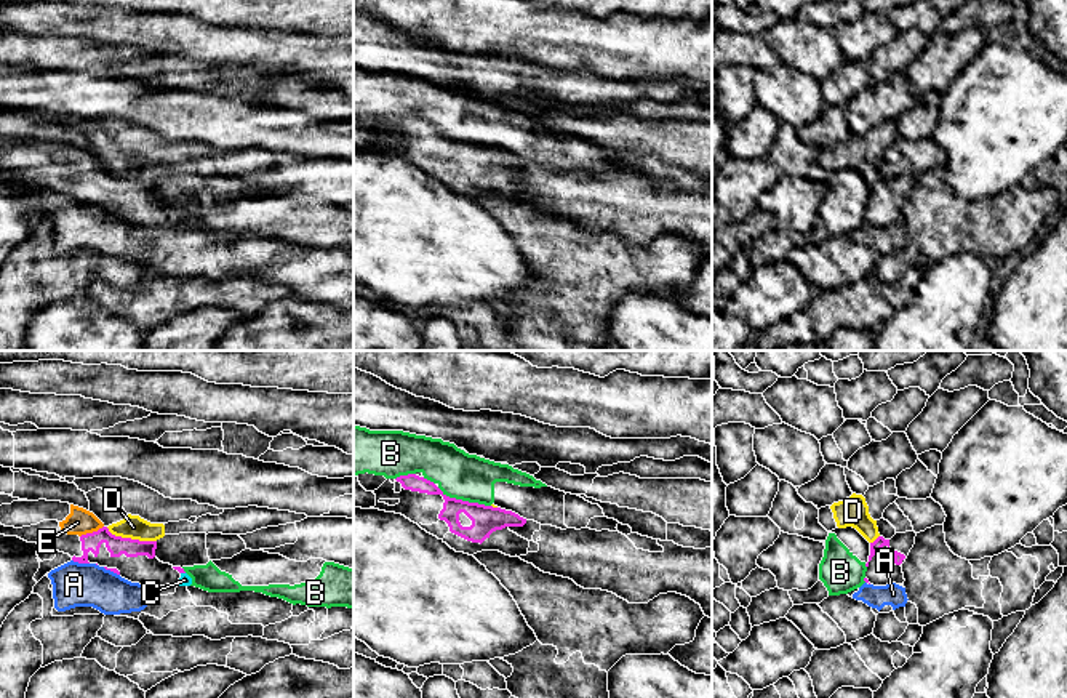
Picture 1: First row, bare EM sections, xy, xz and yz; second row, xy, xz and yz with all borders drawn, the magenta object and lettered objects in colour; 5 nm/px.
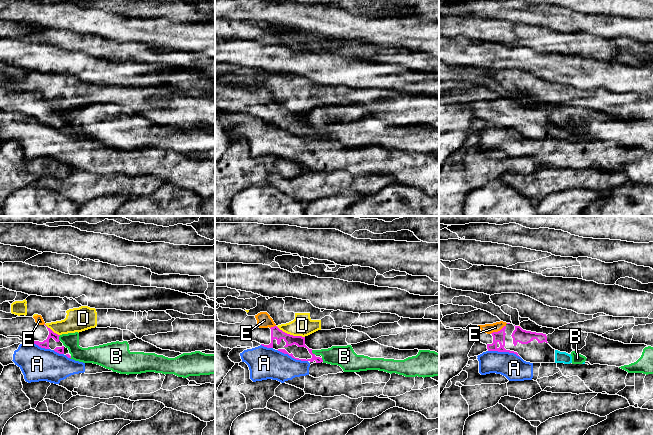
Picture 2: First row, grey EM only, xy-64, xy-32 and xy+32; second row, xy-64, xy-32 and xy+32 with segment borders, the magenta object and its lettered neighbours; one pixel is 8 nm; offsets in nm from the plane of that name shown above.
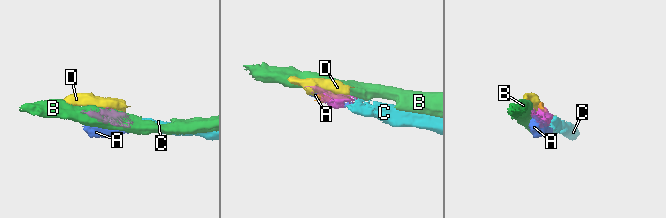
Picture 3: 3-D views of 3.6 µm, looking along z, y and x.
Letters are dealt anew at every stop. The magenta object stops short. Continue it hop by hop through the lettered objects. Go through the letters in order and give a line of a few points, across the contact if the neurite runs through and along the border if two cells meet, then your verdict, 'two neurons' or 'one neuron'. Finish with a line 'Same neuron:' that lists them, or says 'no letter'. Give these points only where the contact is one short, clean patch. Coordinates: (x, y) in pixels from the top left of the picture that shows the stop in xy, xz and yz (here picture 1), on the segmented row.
A: two neurons
B: two neurons
C: one neuron
D: line xy (106, 527), (115, 535), (155, 541); two neurons
E: one neuron
Same neuron: C, E

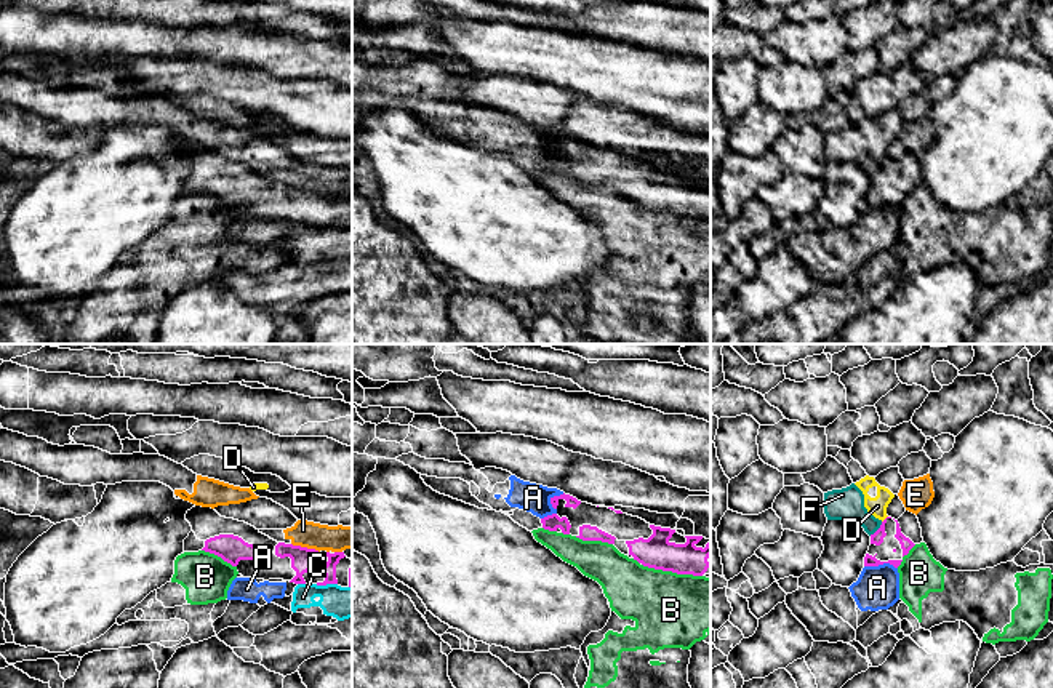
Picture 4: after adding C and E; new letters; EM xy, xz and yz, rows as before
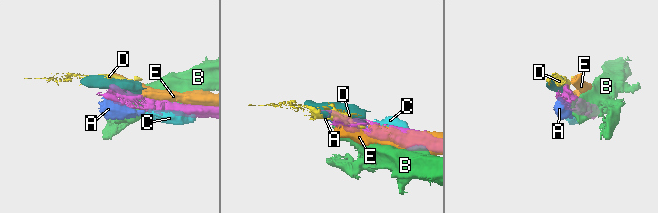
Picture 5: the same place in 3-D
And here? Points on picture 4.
A: two neurons
B: two neurons
C: two neurons
D: line yz (887, 516), (882, 522); two neurons
E: two neurons
F: line yz (882, 522), (869, 535); two neurons
Same neuron: no letter

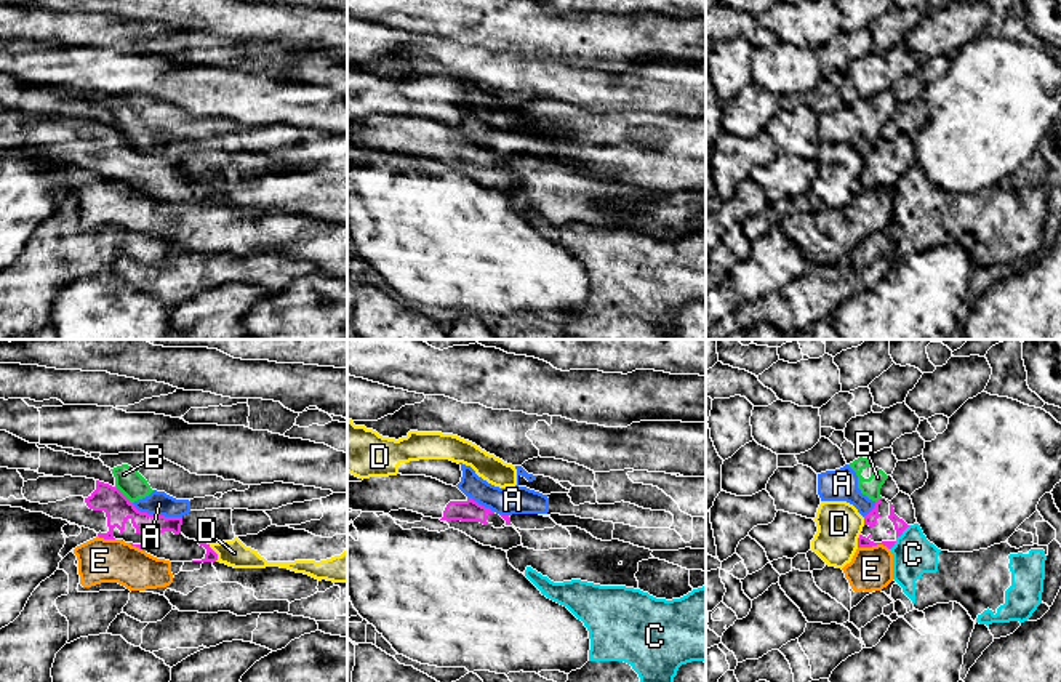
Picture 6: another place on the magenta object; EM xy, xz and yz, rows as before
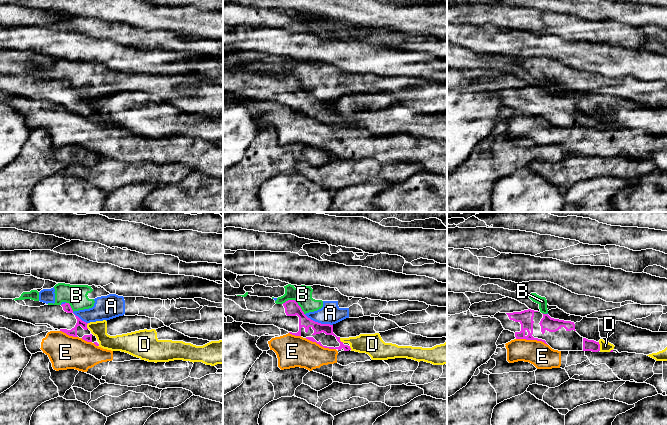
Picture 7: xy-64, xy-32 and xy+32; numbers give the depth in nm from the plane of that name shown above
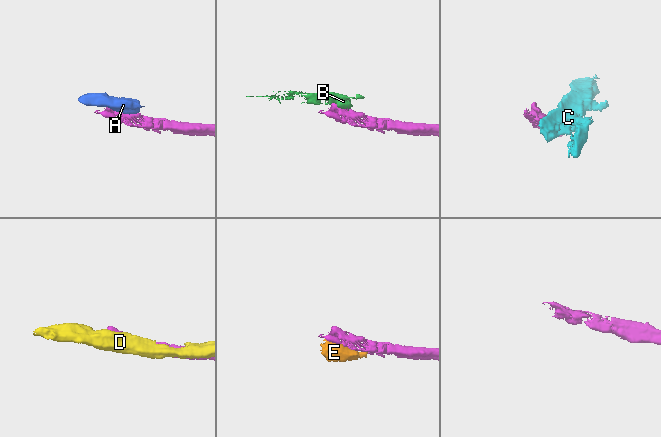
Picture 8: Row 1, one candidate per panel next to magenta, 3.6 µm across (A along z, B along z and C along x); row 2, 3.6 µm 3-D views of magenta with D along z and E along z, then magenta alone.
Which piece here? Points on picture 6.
A: line xy (132, 503), (141, 511), (181, 517); two neurons
B: line xy (114, 487), (132, 503); two neurons
C: two neurons
D: two neurons
E: two neurons
Same neuron: no letter

